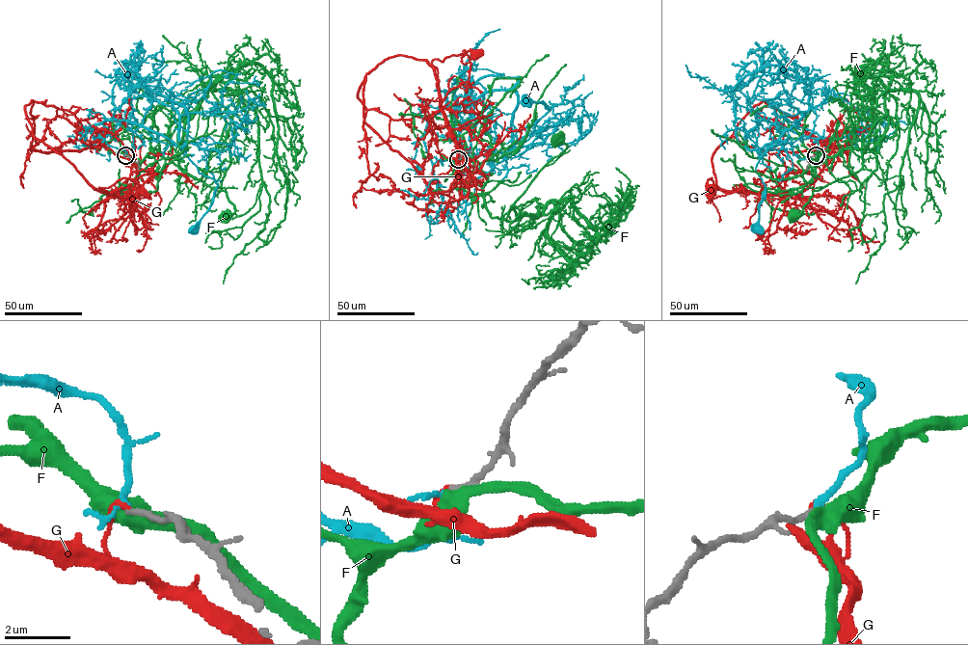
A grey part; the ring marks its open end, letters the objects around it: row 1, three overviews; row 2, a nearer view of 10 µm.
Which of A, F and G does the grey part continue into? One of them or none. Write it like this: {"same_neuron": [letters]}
{"same_neuron": ["A"]}

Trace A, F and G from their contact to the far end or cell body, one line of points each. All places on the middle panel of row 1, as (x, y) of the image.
A: (458, 159), (433, 164), (427, 152), (423, 135), (441, 109), (513, 90), (519, 102), (550, 108), (525, 103)
F: (459, 159), (480, 165), (487, 180), (485, 208), (492, 217), (516, 220), (511, 205), (568, 146), (559, 137)
G: (458, 159), (469, 164), (470, 161), (444, 123), (432, 62), (469, 51), (475, 53)

